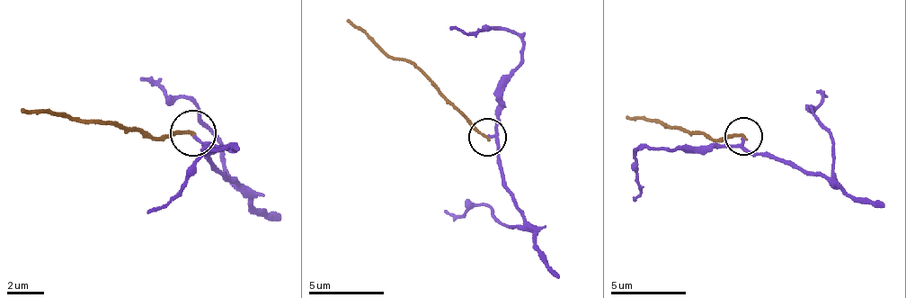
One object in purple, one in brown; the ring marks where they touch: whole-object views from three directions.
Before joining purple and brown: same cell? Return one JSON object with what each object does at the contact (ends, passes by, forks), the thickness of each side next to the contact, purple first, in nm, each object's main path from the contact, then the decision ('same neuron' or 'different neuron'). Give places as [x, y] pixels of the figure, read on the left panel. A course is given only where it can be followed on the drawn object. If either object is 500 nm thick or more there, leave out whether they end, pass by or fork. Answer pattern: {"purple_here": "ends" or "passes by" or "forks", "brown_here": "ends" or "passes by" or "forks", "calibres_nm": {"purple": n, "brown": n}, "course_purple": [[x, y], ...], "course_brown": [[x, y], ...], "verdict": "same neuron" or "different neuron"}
{"purple_here": "passes by", "brown_here": "ends", "calibres_nm": {"purple": 150, "brown": 200}, "course_purple": [[194, 137], [208, 150], [212, 164], [235, 183], [217, 132], [190, 100], [162, 91], [139, 76]], "course_brown": [[194, 132], [144, 137], [111, 122], [20, 109]], "verdict": "different neuron"}

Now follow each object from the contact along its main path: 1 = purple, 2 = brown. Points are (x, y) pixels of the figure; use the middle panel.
1: (488, 136), (500, 143), (503, 188), (522, 222), (507, 226), (484, 203), (462, 215), (443, 211)
2: (488, 136), (421, 72), (386, 57), (346, 20)

